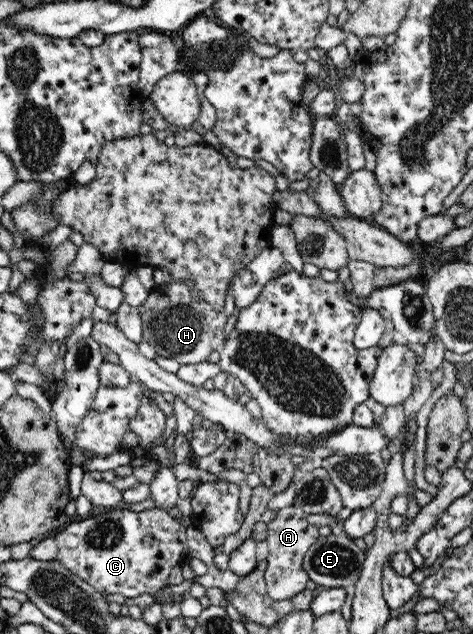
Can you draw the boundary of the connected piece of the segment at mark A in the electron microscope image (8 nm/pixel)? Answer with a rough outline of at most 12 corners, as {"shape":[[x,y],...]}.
{"shape":[[292,505],[268,524],[268,595],[287,600],[310,579],[303,558],[319,529]]}

